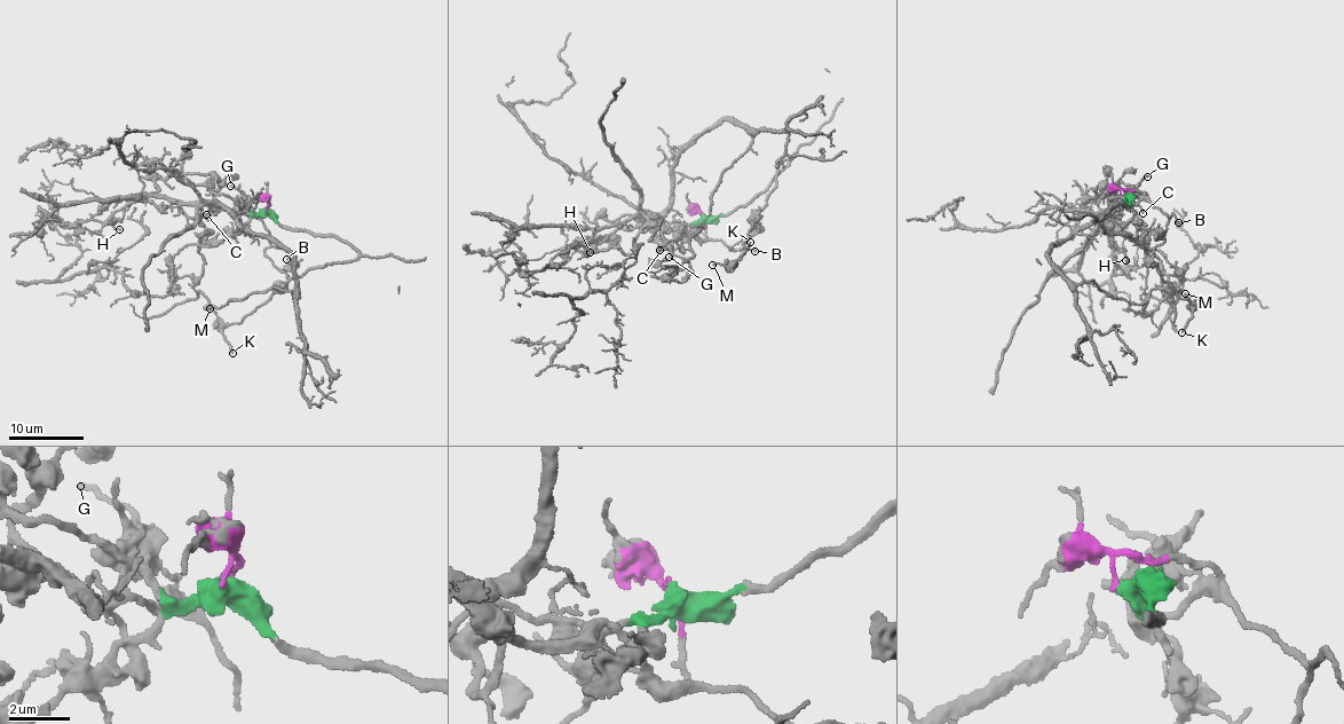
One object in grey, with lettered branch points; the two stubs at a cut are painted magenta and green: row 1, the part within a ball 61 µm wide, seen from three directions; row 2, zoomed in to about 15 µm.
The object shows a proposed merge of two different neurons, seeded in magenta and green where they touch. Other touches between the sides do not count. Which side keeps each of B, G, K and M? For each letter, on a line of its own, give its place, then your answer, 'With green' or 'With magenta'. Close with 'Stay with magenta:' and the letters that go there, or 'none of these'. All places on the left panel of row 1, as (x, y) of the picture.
B: Place: (286, 259). With magenta
G: Place: (230, 186). With green
K: Place: (232, 353). With green
M: Place: (210, 308). With green
Stay with magenta: B

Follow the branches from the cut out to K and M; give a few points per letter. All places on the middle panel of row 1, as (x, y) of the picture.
K: (702, 214), (725, 214), (743, 207), (787, 166), (793, 152), (780, 164), (776, 189), (735, 261), (751, 242)
M: (702, 214), (743, 207), (793, 152), (780, 164), (776, 189), (750, 229), (744, 253), (712, 265)

